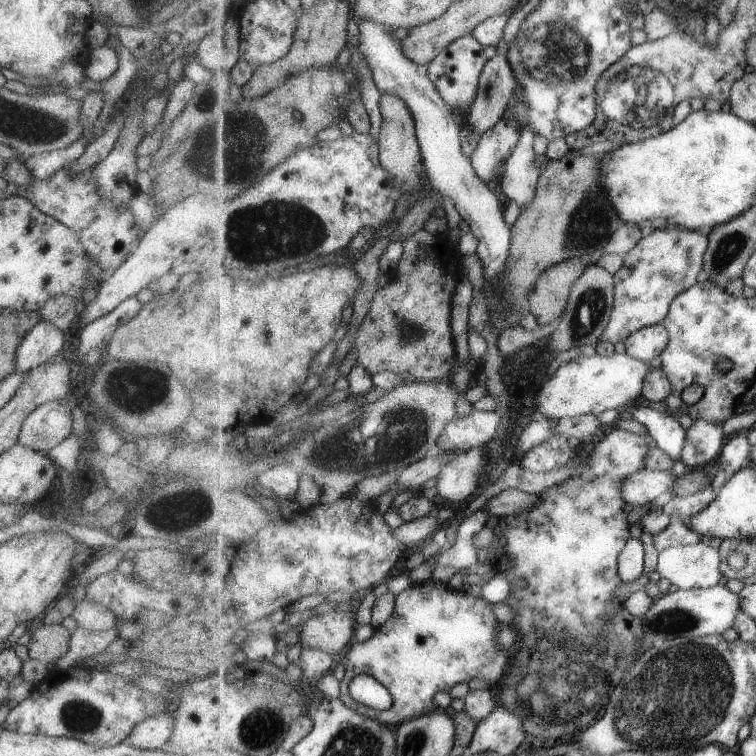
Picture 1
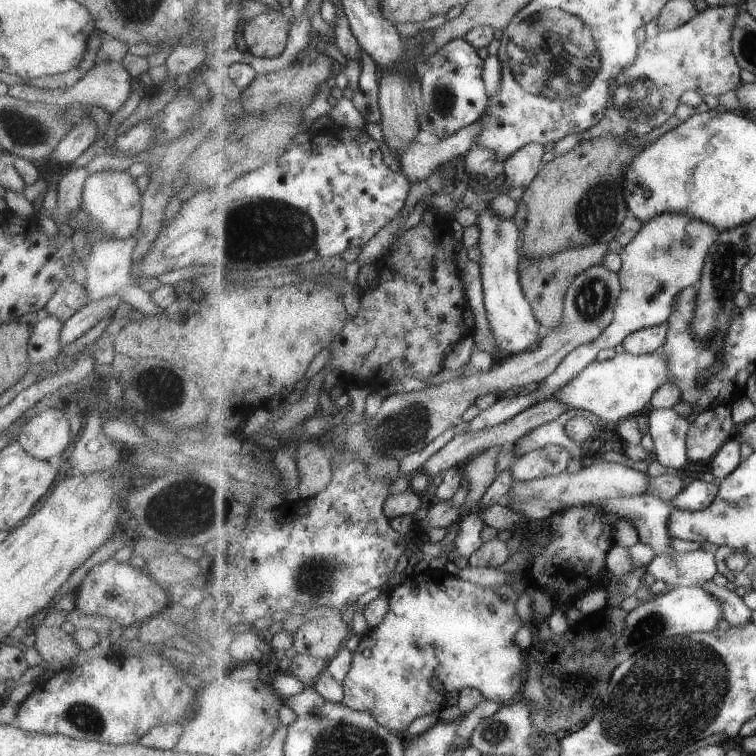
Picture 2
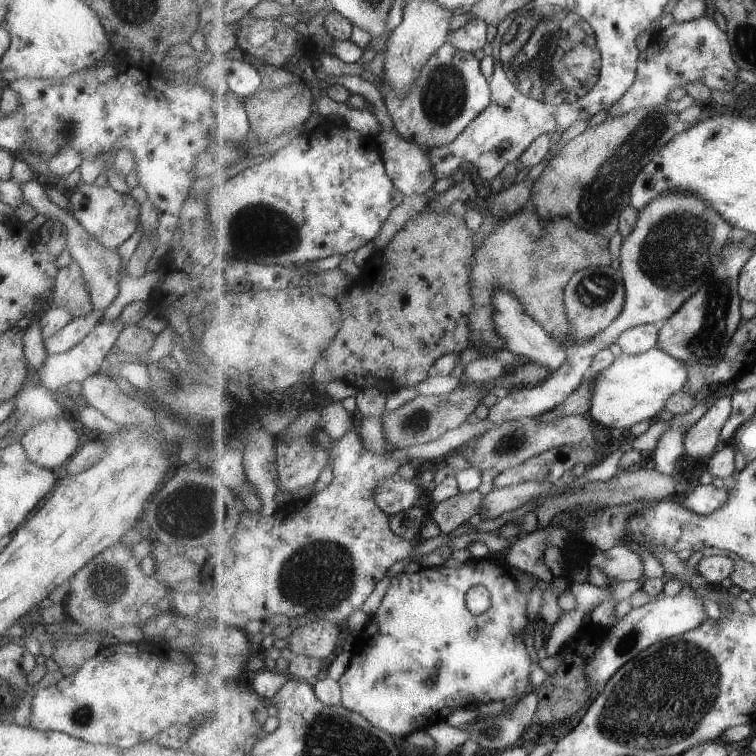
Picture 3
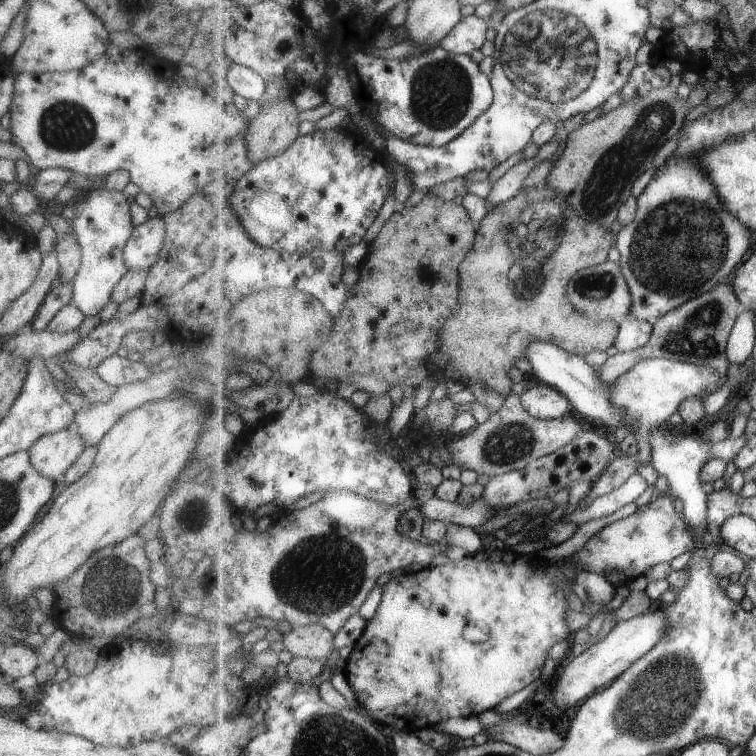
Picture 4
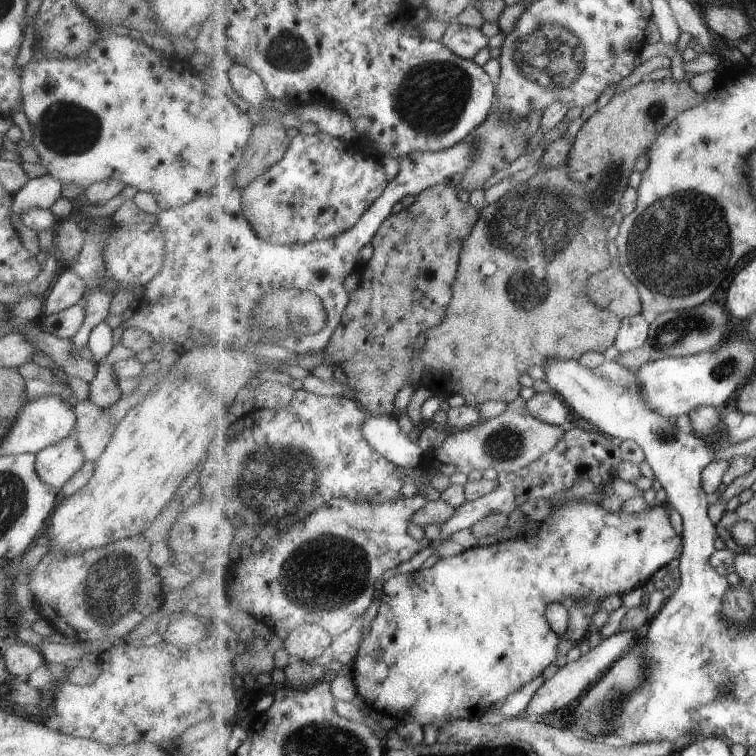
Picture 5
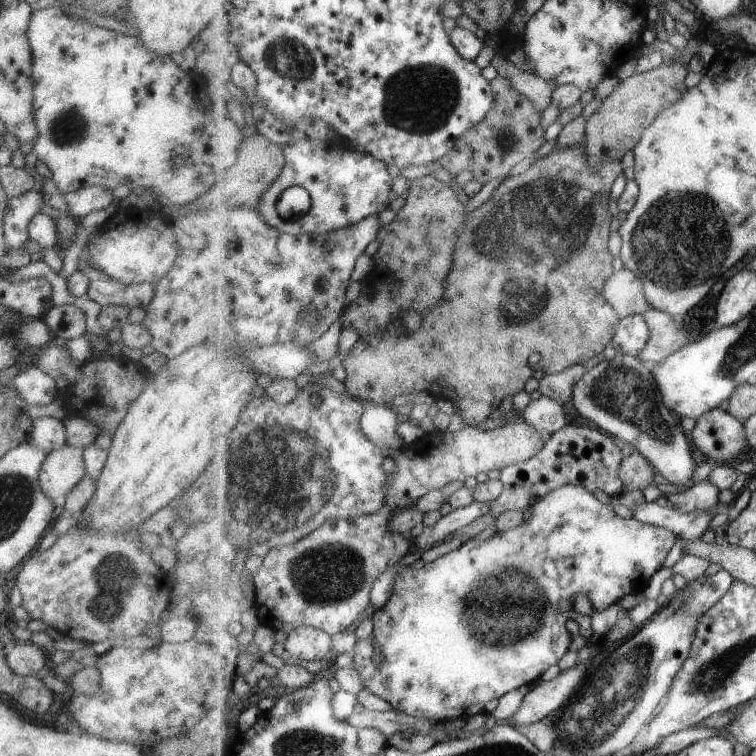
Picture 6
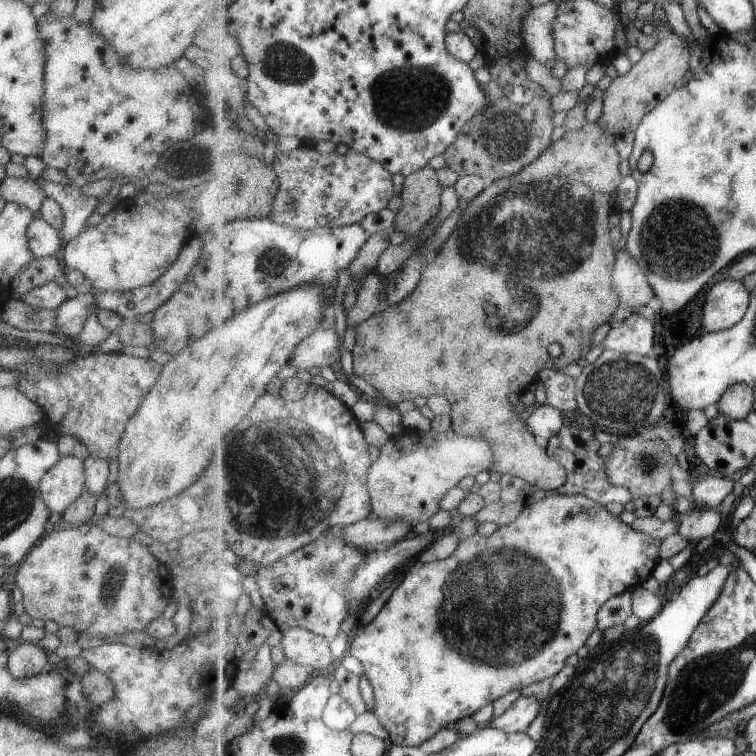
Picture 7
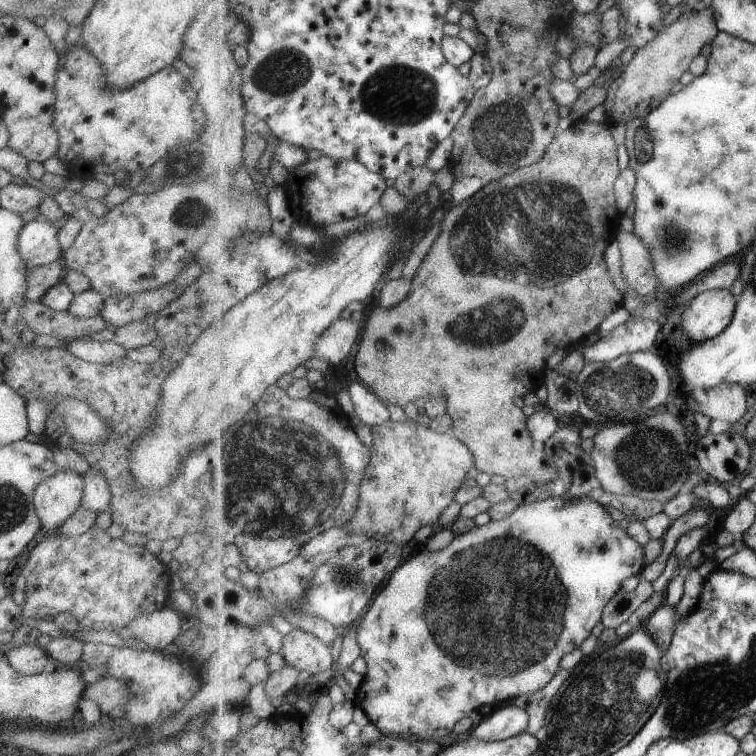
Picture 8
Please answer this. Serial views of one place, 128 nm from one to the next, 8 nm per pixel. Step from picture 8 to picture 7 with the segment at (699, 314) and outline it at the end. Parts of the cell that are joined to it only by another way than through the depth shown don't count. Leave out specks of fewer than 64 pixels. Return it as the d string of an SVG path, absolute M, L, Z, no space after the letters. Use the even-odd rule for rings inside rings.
M724 279L713 285L706 297L704 305L704 332L720 332L731 329L746 316L753 292L747 290L741 279Z

